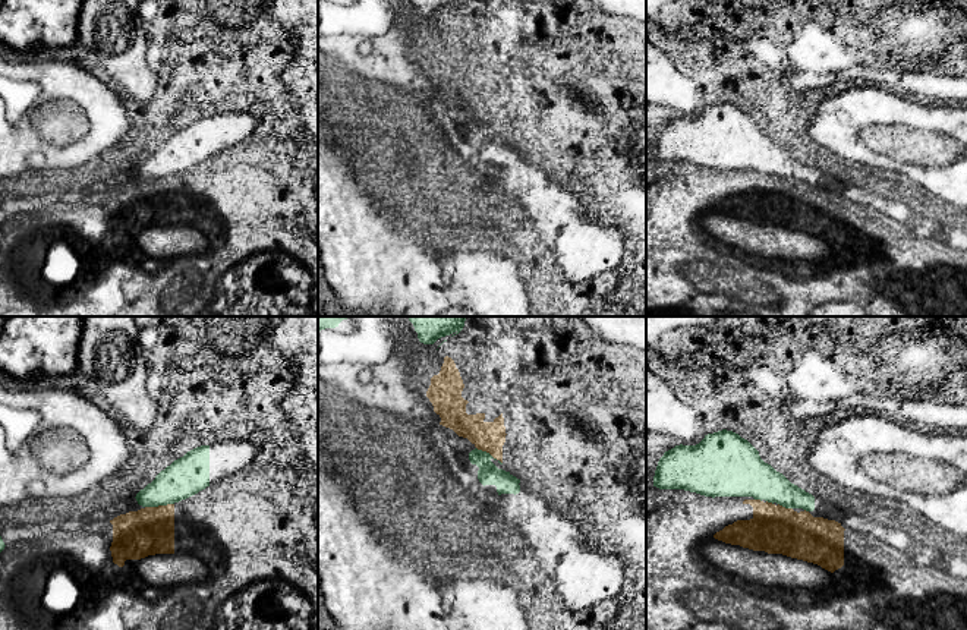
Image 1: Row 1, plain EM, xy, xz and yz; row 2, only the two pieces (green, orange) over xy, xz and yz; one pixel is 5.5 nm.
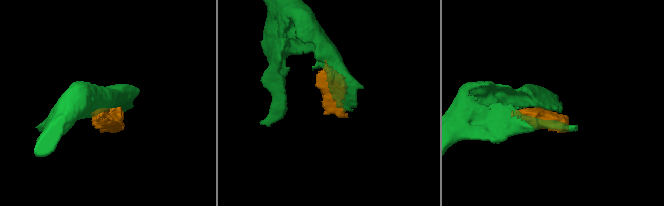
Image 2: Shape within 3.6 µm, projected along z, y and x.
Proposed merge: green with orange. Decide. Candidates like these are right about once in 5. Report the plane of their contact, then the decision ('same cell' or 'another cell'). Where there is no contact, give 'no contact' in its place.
xy | another cell

